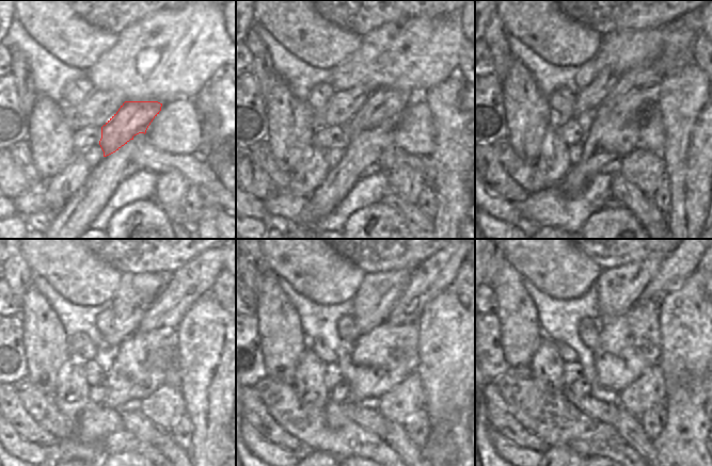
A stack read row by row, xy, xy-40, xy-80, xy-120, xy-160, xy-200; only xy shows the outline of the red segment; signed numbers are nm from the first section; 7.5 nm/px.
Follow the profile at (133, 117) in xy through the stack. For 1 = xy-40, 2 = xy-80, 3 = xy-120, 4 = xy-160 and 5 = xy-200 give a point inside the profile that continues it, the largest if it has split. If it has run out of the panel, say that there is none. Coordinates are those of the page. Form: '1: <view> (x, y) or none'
1: xy-40 (382, 105)
2: xy-80 (649, 75)
3: xy-120 (195, 278)
4: xy-160 (438, 273)
5: xy-200 (677, 267)

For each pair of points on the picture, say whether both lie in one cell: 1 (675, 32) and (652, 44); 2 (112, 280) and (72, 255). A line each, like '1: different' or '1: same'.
1: different
2: same

